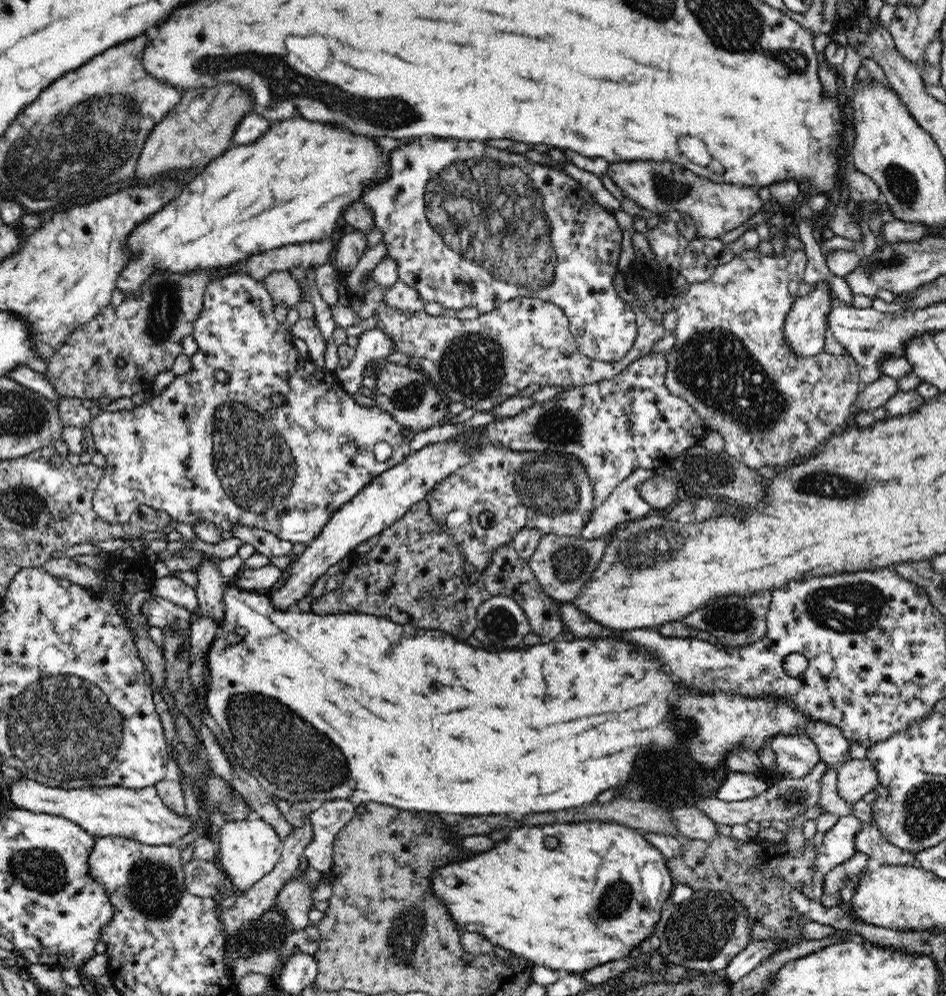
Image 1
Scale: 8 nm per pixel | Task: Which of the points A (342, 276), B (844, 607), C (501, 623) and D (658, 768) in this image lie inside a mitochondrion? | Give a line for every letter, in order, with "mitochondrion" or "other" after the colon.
A: other
B: mitochondrion
C: mitochondrion
D: mitochondrion

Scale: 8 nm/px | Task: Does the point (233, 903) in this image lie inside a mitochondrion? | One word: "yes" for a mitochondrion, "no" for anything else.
no

